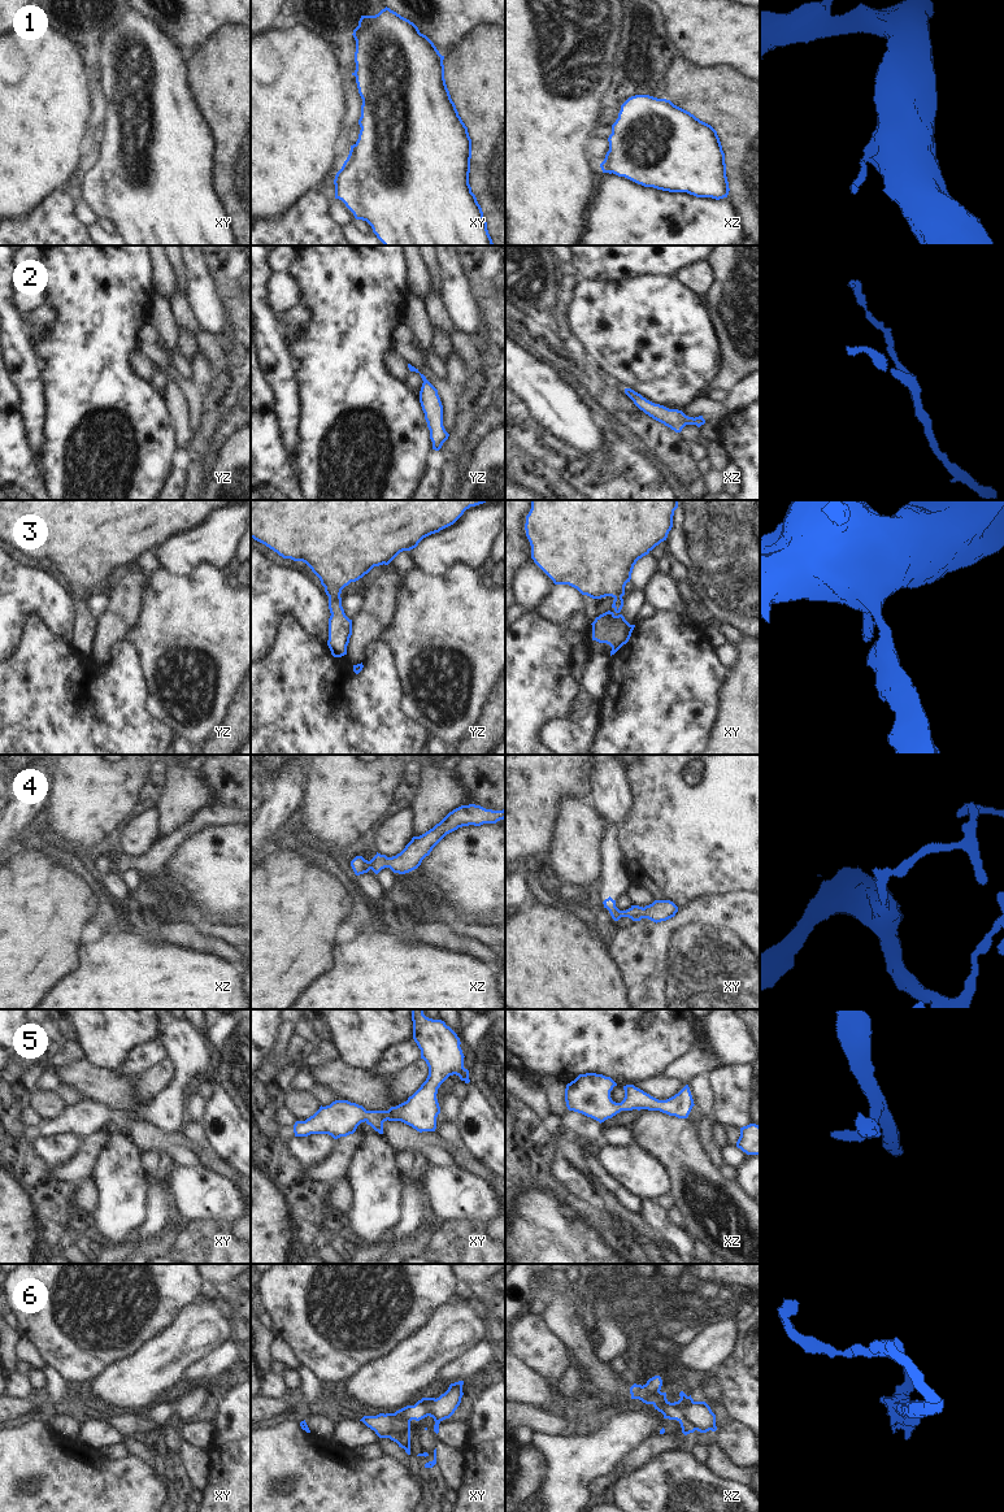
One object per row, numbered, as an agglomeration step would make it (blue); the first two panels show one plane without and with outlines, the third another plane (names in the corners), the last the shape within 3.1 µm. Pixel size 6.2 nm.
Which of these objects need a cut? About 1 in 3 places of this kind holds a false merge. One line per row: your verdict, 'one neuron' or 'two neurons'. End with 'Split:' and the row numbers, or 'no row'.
1: one neuron
2: one neuron
3: one neuron
4: one neuron
5: one neuron
6: one neuron
Split: no row

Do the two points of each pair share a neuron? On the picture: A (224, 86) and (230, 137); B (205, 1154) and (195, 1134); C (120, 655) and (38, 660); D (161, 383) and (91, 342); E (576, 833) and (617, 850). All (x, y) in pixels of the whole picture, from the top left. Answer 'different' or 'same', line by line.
A: same
B: same
C: same
D: different
E: different

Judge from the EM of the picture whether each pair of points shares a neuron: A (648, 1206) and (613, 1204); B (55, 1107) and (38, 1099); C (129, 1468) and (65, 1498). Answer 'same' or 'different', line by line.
A: different
B: same
C: same

